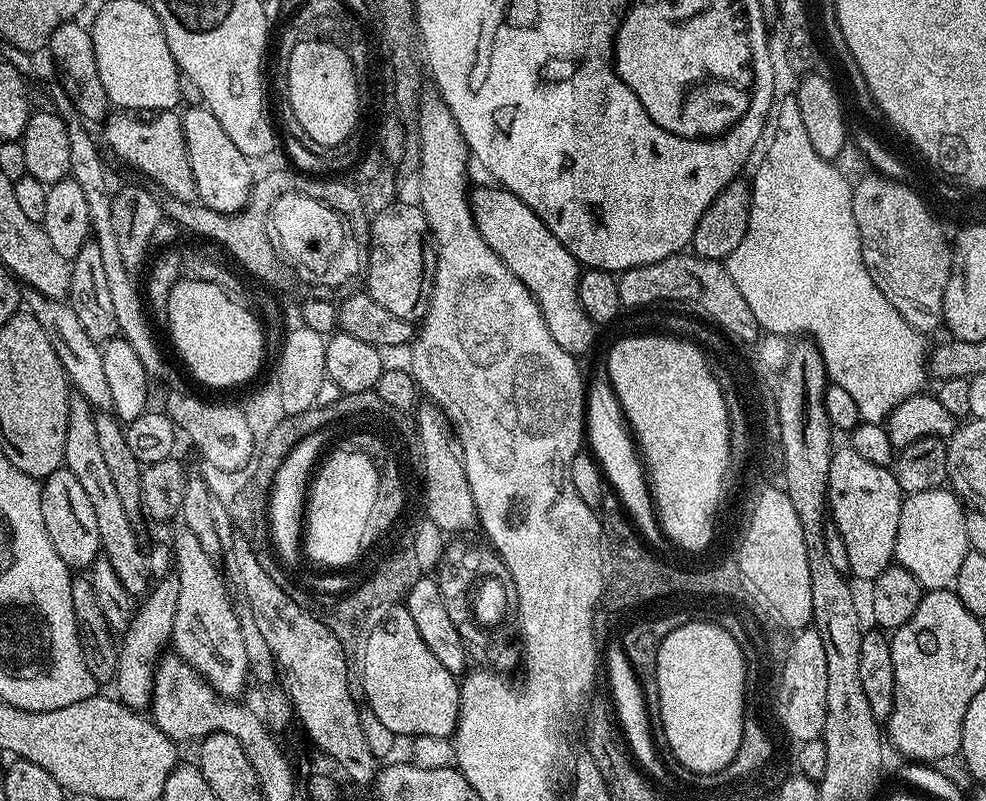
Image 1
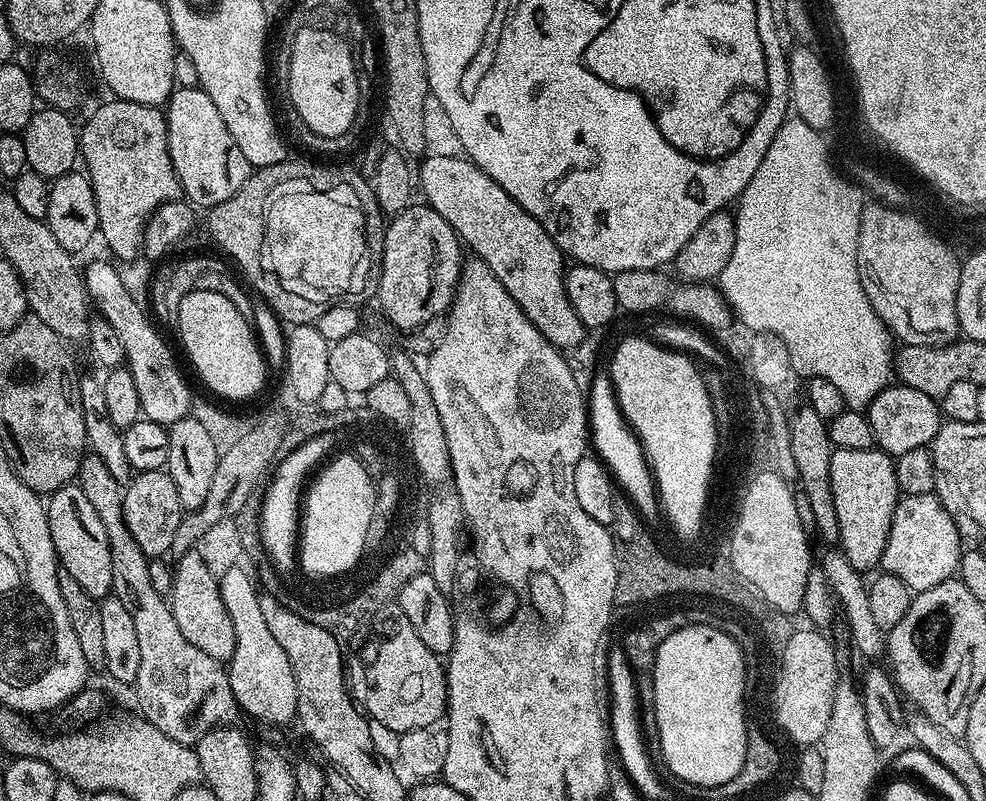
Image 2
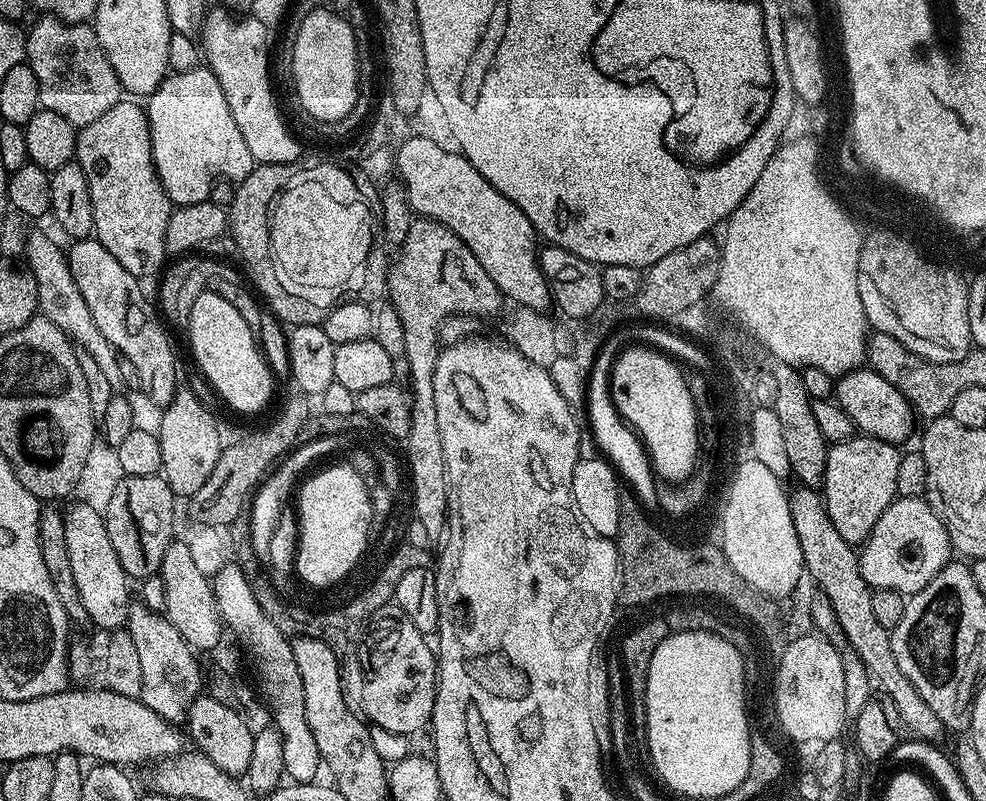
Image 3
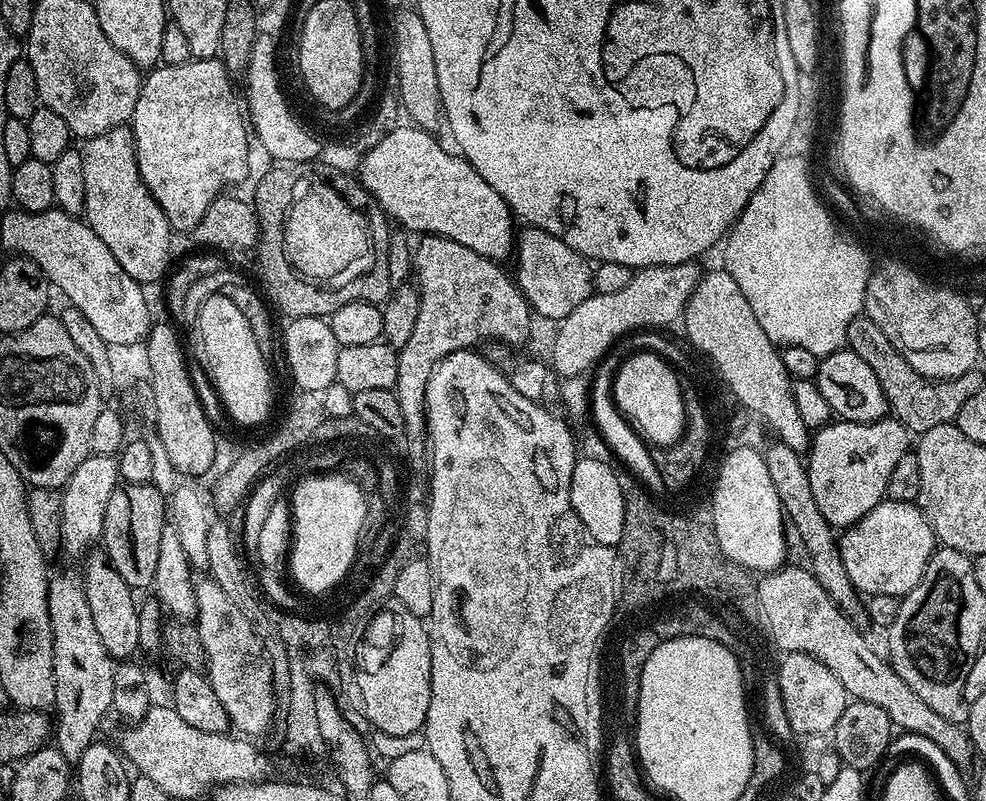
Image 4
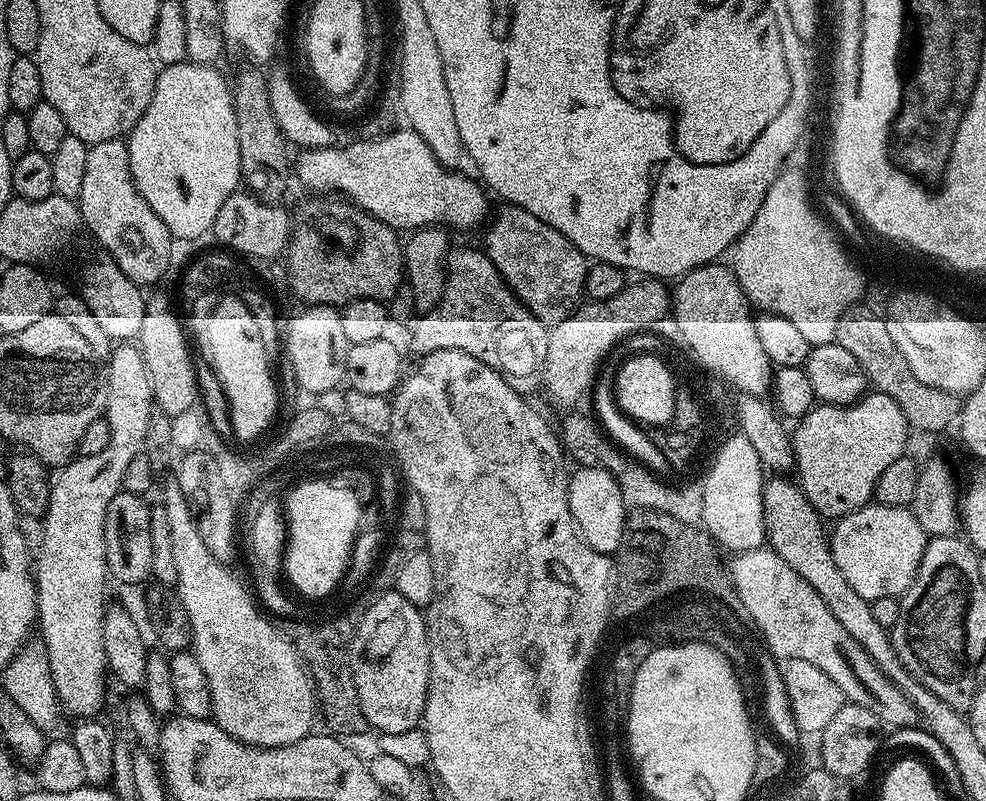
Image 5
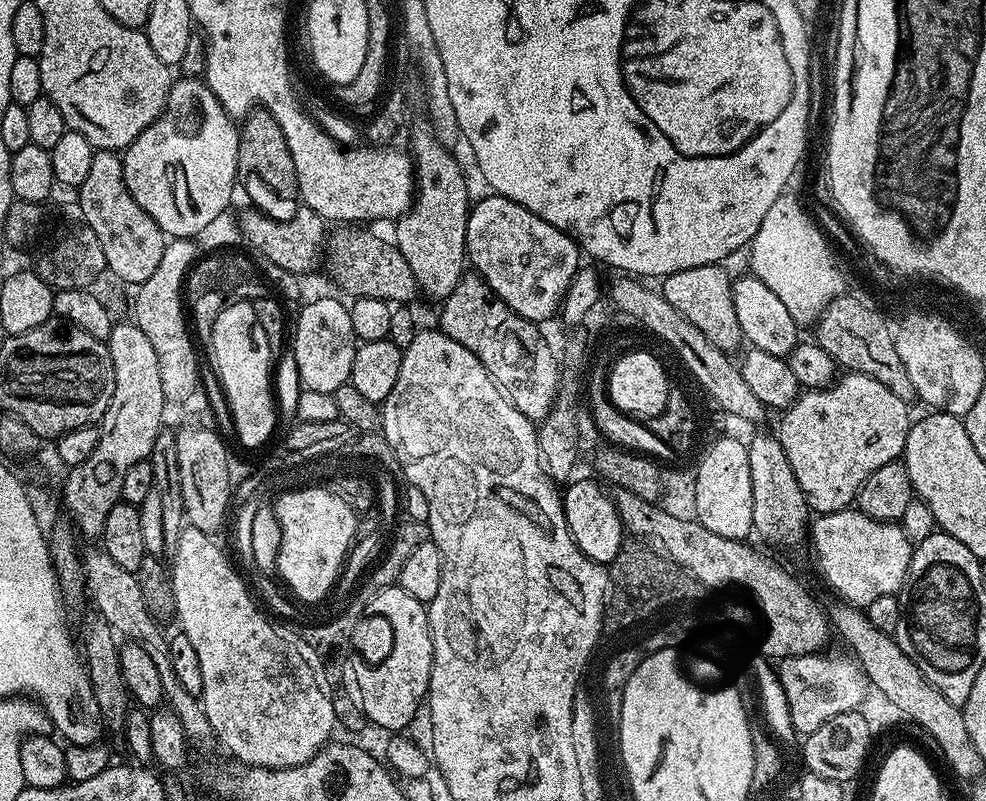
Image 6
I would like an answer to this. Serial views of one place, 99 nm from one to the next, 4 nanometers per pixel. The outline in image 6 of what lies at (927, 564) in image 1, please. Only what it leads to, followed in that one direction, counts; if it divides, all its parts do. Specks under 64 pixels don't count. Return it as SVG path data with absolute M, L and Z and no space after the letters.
M855 507L844 508L840 512L826 512L817 515L810 524L810 545L816 551L816 568L820 571L820 576L837 592L839 599L845 604L852 604L854 607L864 610L870 602L874 602L874 598L882 598L883 596L896 596L904 587L904 580L908 577L908 567L910 566L910 558L912 557L912 549L914 547L904 529L900 527L899 523L891 524L890 522L878 522L871 520L866 514L862 514Z

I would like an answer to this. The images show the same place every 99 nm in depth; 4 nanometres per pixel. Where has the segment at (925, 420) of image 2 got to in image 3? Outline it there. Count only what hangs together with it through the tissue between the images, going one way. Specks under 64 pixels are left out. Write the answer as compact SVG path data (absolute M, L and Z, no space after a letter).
M867 366L839 377L834 384L834 399L842 406L842 410L846 410L846 414L850 414L850 418L863 435L873 436L882 442L903 445L903 440L918 423L918 417L910 402L906 402L902 390L898 390L898 386L890 386L890 382L882 378L882 374Z

